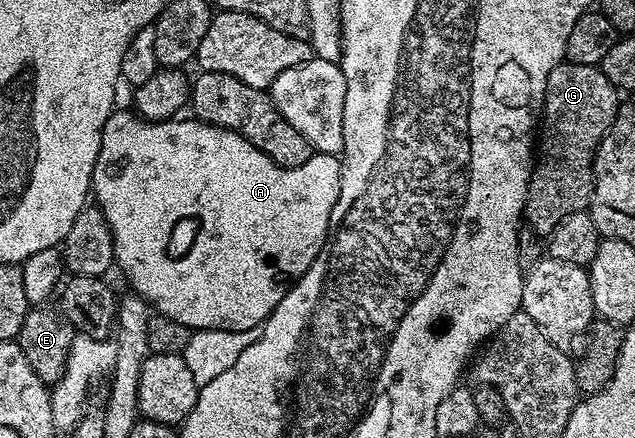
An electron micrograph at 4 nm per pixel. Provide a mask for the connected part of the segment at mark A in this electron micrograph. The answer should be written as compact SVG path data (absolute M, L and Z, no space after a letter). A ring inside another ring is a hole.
M134 110L112 111L105 121L101 133L101 149L97 153L97 161L93 165L91 174L91 195L94 206L98 207L111 230L111 240L115 246L115 263L123 270L125 278L131 282L130 290L140 295L148 305L158 314L169 317L173 321L181 321L181 325L191 328L192 332L199 330L247 330L263 324L277 309L281 297L289 293L289 289L300 277L307 272L309 265L321 253L321 249L327 244L327 230L329 229L329 217L333 213L333 205L337 201L339 192L339 169L341 159L339 155L320 155L313 153L305 165L296 167L278 167L261 149L257 149L245 137L241 137L235 131L224 127L214 127L212 123L201 123L194 117L172 117L162 121L152 121L140 117ZM186 219L195 219L195 240L191 248L184 255L174 259L167 252L167 246L175 235L175 226Z

